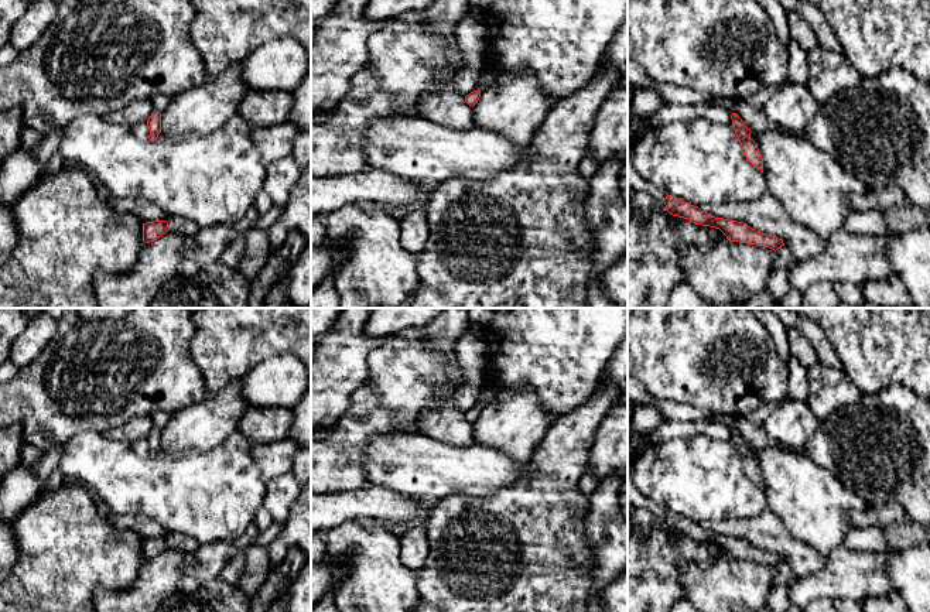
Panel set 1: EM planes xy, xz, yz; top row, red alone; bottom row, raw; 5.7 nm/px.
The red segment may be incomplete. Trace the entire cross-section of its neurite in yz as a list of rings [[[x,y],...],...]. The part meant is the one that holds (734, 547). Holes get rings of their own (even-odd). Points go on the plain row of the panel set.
[[[628,457],[628,505],[640,509],[647,509],[656,517],[663,517],[667,524],[667,529],[673,533],[688,536],[695,541],[719,546],[731,558],[765,563],[775,568],[784,563],[783,557],[776,553],[756,548],[743,539],[715,534],[701,527],[698,523],[694,523],[677,513],[669,512],[666,507],[646,498],[635,486],[635,482],[632,479],[632,464],[633,459]]]

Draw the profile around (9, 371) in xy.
[[[7,359],[0,365],[0,383],[13,380],[18,372],[20,369],[10,359]]]

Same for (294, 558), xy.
[[[291,547],[287,550],[280,564],[252,596],[249,612],[266,612],[277,596],[288,591],[290,584],[298,575],[307,560],[308,555],[301,548]]]

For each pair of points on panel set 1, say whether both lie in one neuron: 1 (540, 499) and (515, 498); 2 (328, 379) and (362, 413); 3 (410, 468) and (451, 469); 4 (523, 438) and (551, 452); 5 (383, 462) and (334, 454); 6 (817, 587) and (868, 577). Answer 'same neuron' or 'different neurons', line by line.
1: same neuron
2: different neurons
3: same neuron
4: different neurons
5: different neurons
6: same neuron

